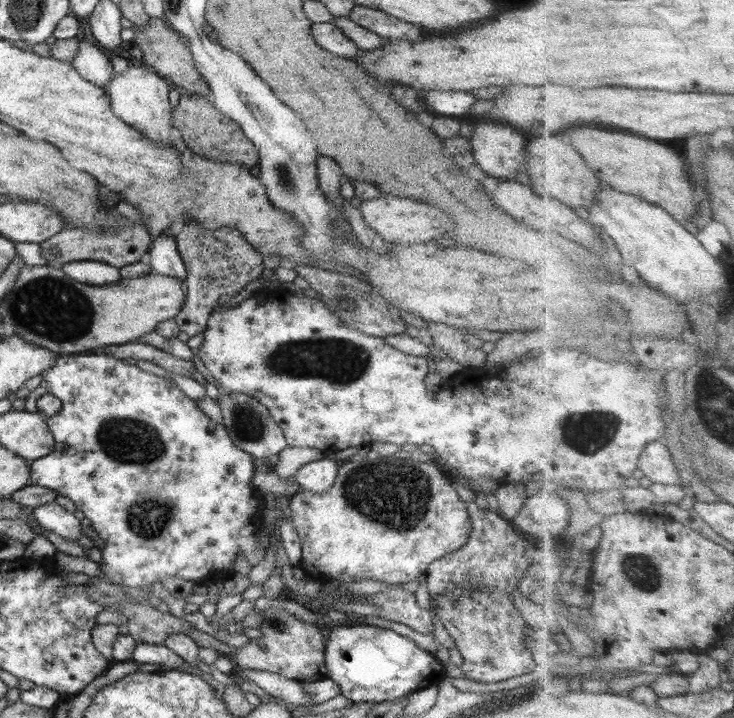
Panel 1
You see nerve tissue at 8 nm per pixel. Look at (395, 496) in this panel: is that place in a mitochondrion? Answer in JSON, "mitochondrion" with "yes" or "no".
{"mitochondrion":"yes"}

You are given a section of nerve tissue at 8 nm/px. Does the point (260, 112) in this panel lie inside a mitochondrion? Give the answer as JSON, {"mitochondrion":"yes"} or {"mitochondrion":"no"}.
{"mitochondrion":"yes"}

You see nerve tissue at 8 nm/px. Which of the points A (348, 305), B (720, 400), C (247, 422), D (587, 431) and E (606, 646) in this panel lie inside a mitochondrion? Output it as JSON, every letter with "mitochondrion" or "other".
{"A":"mitochondrion","B":"mitochondrion","C":"mitochondrion","D":"mitochondrion","E":"other"}

